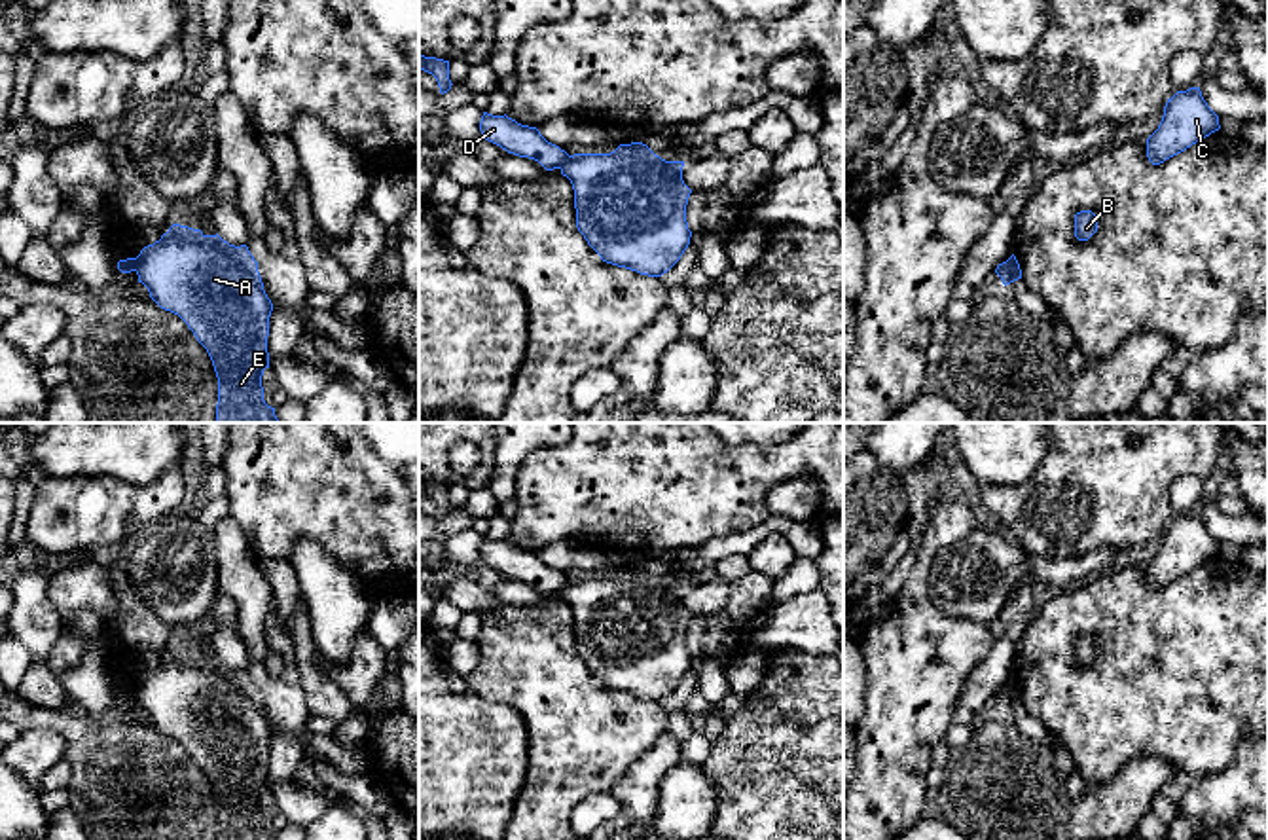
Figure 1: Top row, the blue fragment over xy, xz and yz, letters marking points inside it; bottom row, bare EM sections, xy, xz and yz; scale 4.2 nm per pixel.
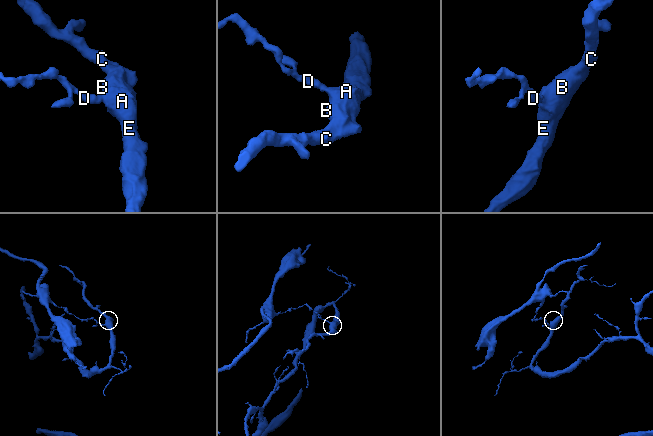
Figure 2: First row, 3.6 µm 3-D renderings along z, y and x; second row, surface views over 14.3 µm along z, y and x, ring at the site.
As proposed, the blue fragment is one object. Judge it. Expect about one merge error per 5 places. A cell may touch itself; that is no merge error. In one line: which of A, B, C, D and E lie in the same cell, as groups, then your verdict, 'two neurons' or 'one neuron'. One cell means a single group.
A B C E / D | two neurons

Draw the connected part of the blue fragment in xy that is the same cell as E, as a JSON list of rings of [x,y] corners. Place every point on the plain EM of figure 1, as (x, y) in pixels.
[[[172,648],[140,675],[136,700],[207,774],[218,802],[216,840],[275,840],[262,812],[273,728],[248,671]]]

